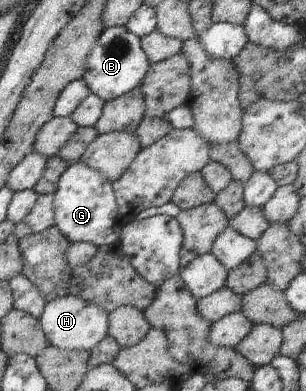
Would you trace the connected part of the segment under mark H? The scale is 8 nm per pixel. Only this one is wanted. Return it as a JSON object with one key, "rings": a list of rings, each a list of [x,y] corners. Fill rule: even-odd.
{"rings":[[[72,295],[62,296],[45,303],[39,321],[49,344],[66,350],[91,351],[98,346],[98,342],[108,332],[108,313],[95,304]]]}

